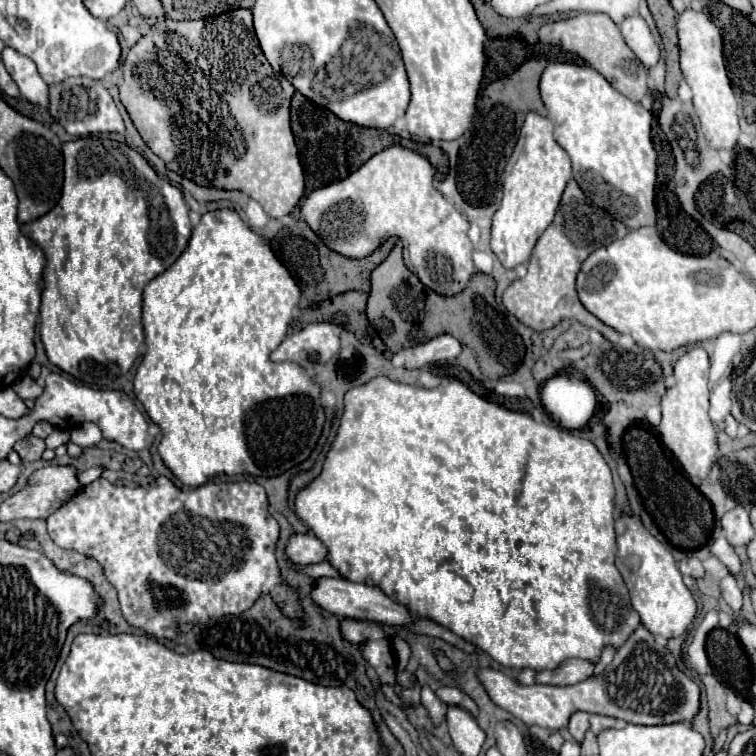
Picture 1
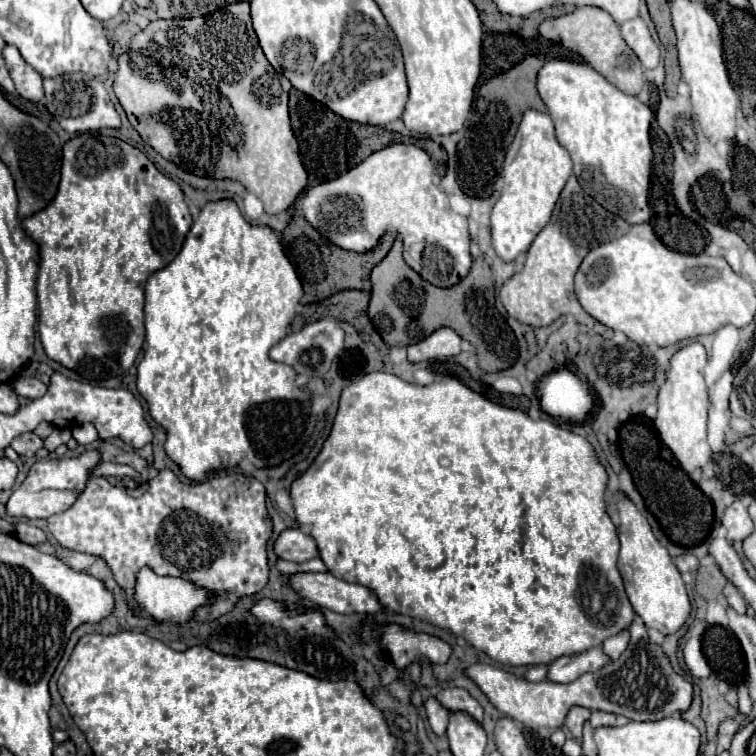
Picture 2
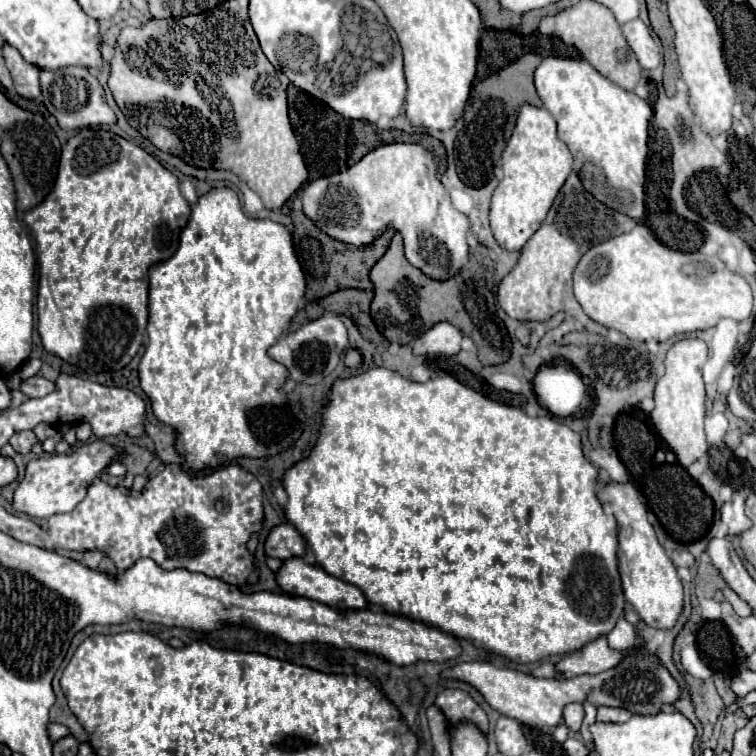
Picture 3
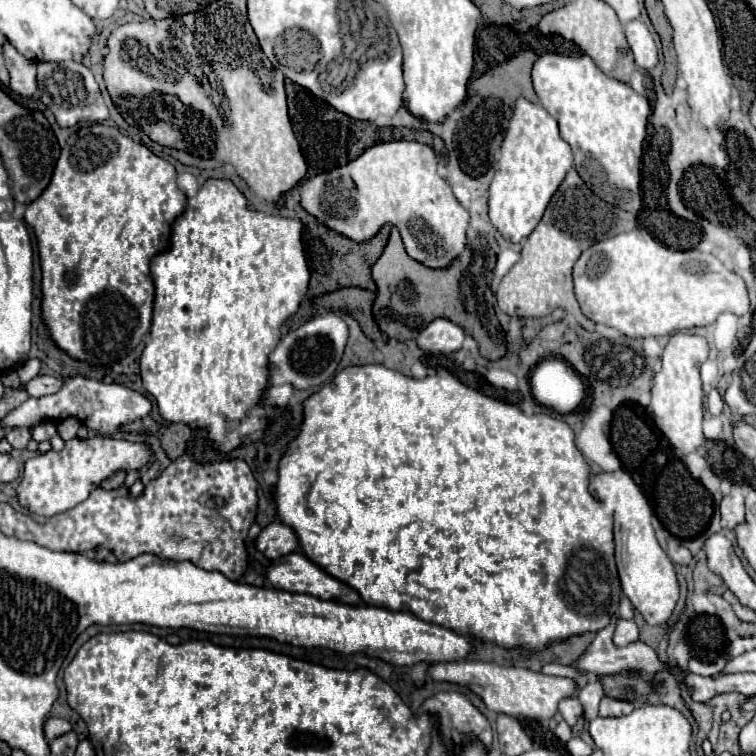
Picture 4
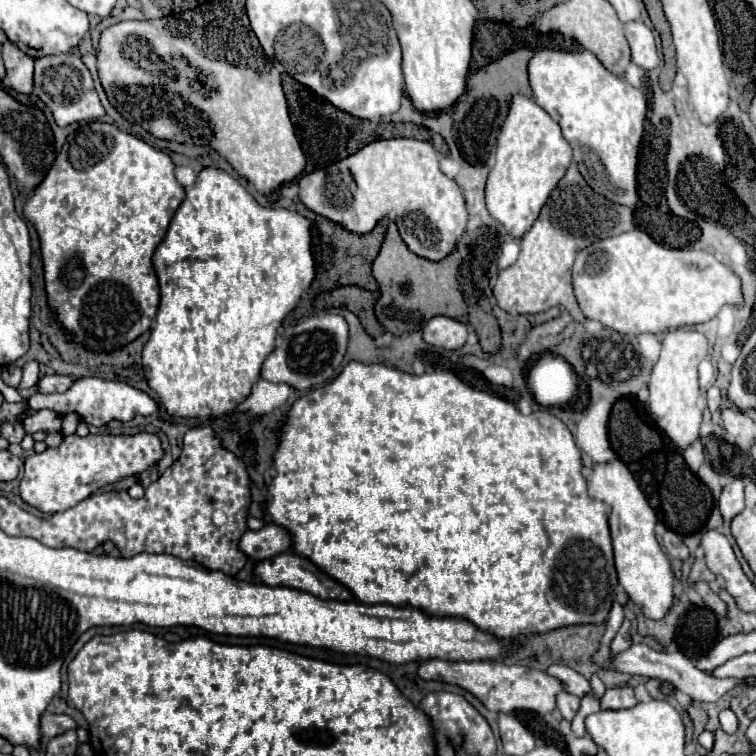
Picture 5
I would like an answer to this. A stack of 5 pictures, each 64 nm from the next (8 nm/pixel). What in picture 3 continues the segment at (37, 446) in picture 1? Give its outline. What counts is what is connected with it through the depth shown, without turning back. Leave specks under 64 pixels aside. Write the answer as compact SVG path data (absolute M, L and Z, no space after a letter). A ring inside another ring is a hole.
M32 430L16 432L16 434L10 438L12 448L14 448L16 452L20 452L20 454L28 454L30 448L32 448L32 444L36 444L36 442L38 442L38 440L36 440L36 436L34 436Z

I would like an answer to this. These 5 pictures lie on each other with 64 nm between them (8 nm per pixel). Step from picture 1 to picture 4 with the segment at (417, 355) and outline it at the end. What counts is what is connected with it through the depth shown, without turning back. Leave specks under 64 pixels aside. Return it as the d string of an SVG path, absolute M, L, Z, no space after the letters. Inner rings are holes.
M436 318L432 320L420 334L418 334L418 346L430 352L456 352L462 348L464 342L464 328L458 324L446 320L446 318Z

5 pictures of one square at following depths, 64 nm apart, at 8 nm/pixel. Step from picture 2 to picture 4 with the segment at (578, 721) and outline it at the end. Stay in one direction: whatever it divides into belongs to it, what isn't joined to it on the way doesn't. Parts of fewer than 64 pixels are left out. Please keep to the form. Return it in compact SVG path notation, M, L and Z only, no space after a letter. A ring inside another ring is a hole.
M568 696L568 698L562 698L560 700L560 706L558 706L562 718L568 722L568 726L574 726L576 720L580 718L582 714L582 704L576 696Z

